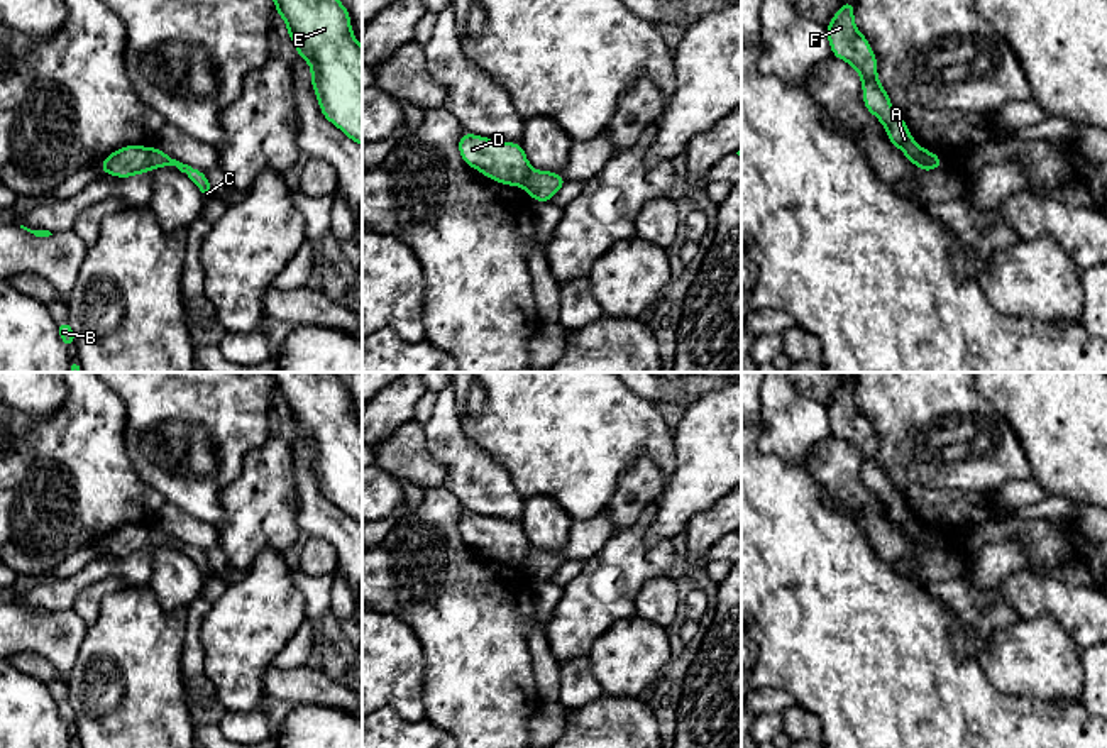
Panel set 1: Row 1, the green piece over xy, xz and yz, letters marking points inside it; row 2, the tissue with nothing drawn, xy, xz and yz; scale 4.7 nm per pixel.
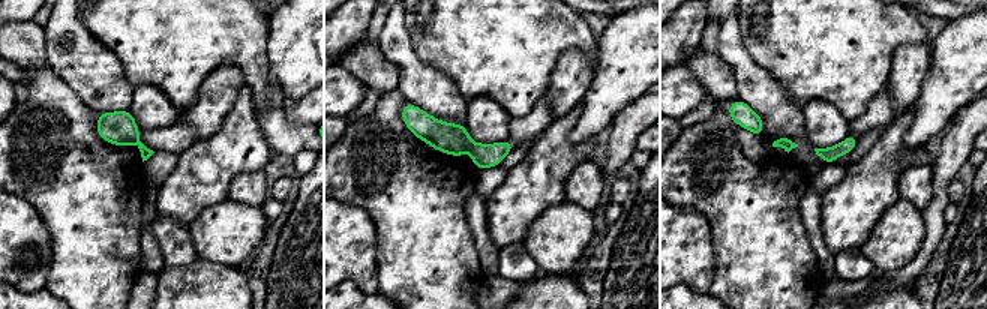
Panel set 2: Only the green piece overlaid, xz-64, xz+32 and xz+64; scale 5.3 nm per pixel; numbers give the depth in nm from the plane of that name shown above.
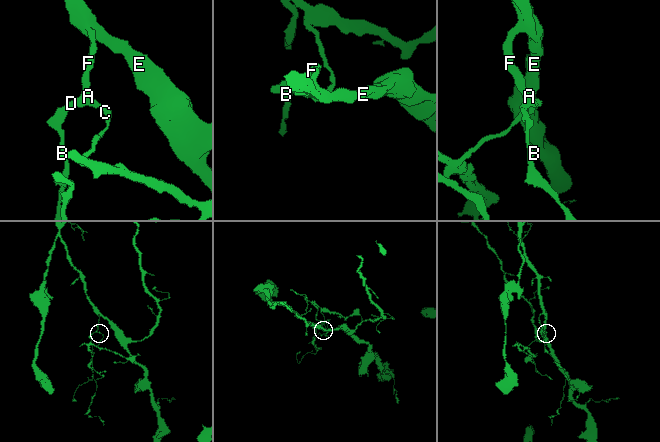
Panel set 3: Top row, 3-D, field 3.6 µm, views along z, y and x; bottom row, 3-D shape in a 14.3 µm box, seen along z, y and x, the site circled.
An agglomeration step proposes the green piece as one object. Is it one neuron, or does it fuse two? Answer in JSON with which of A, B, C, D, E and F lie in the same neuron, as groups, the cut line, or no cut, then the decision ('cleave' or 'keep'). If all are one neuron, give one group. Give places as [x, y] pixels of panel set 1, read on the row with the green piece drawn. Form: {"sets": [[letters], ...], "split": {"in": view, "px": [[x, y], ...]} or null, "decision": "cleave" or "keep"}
{"sets": [["A", "B", "D", "E", "F"], ["C"]], "split": {"in": "xy", "px": [[151, 149], [148, 168]]}, "decision": "cleave"}

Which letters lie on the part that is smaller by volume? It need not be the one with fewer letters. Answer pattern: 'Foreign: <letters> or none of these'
Foreign: C

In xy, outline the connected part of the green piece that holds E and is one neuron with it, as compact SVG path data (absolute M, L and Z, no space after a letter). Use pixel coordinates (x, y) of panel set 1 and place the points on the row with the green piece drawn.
M274 0L296 52L311 68L322 115L362 147L362 47L340 0Z

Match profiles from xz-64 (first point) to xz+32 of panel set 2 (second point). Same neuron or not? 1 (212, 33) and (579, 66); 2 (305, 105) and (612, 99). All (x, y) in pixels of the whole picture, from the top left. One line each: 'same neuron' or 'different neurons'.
1: different neurons
2: different neurons

